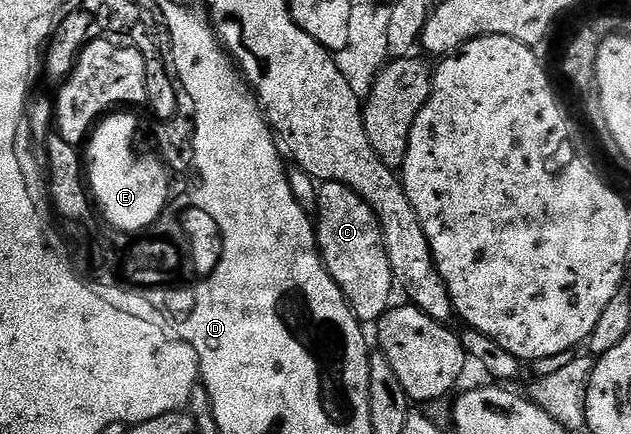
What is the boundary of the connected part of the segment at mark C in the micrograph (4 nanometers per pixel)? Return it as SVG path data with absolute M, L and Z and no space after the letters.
M325 181L318 189L314 228L320 258L334 283L338 283L346 295L354 315L362 323L379 322L393 304L394 282L390 259L380 234L380 223L372 208L350 187L337 181Z

